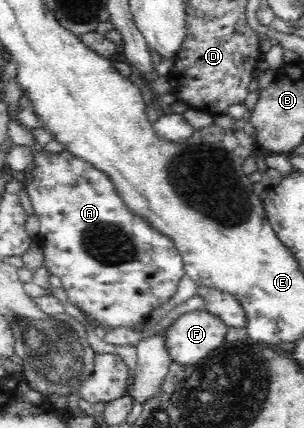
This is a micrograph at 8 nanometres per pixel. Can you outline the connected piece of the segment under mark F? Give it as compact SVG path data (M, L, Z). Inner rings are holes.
M194 310L179 316L164 333L172 361L191 369L215 348L226 343L227 326L214 315Z

